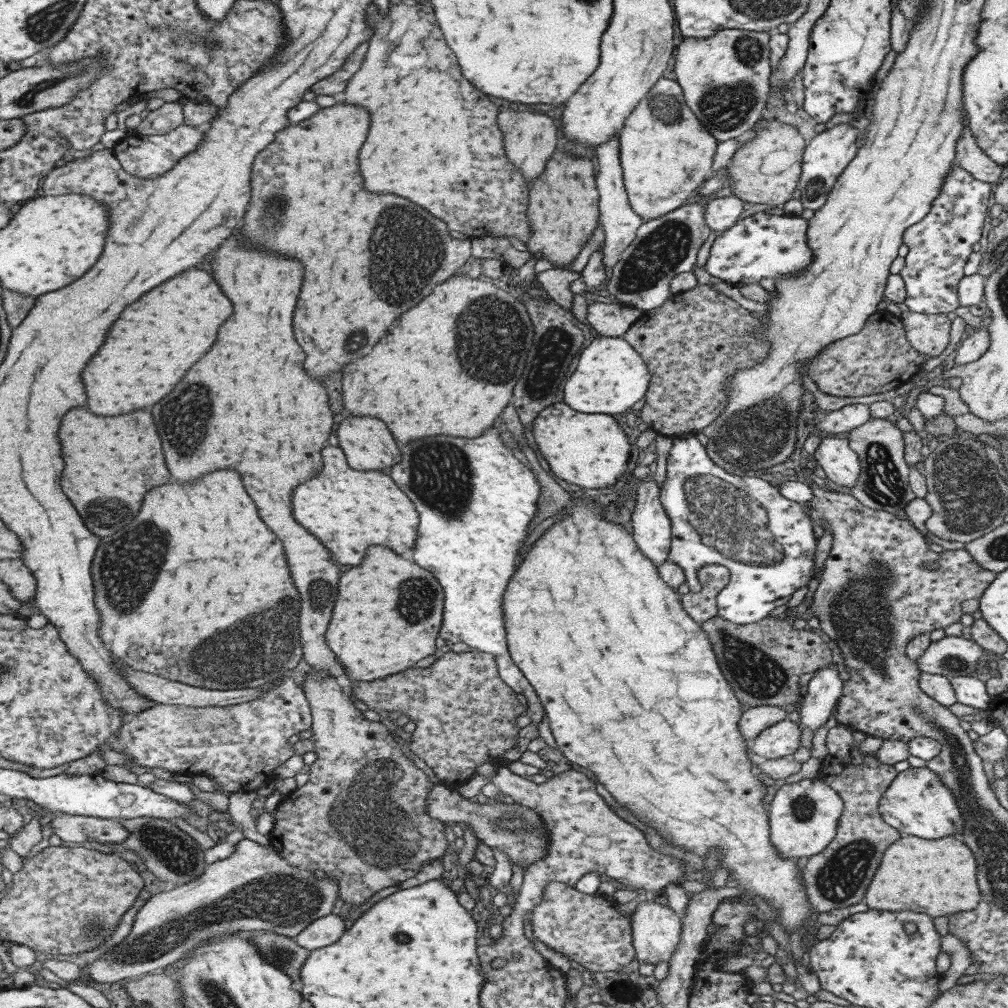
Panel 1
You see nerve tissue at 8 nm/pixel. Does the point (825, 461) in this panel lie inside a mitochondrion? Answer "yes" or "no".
no

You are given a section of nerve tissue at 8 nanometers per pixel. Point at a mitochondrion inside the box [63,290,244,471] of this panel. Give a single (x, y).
(183, 417)

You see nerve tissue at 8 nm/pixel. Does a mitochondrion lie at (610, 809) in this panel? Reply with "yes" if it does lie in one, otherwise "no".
no

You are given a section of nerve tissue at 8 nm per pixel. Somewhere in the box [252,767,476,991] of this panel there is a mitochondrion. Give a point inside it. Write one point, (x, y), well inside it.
(283, 954)

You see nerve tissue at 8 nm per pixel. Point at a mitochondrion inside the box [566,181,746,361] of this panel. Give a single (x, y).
(660, 252)

